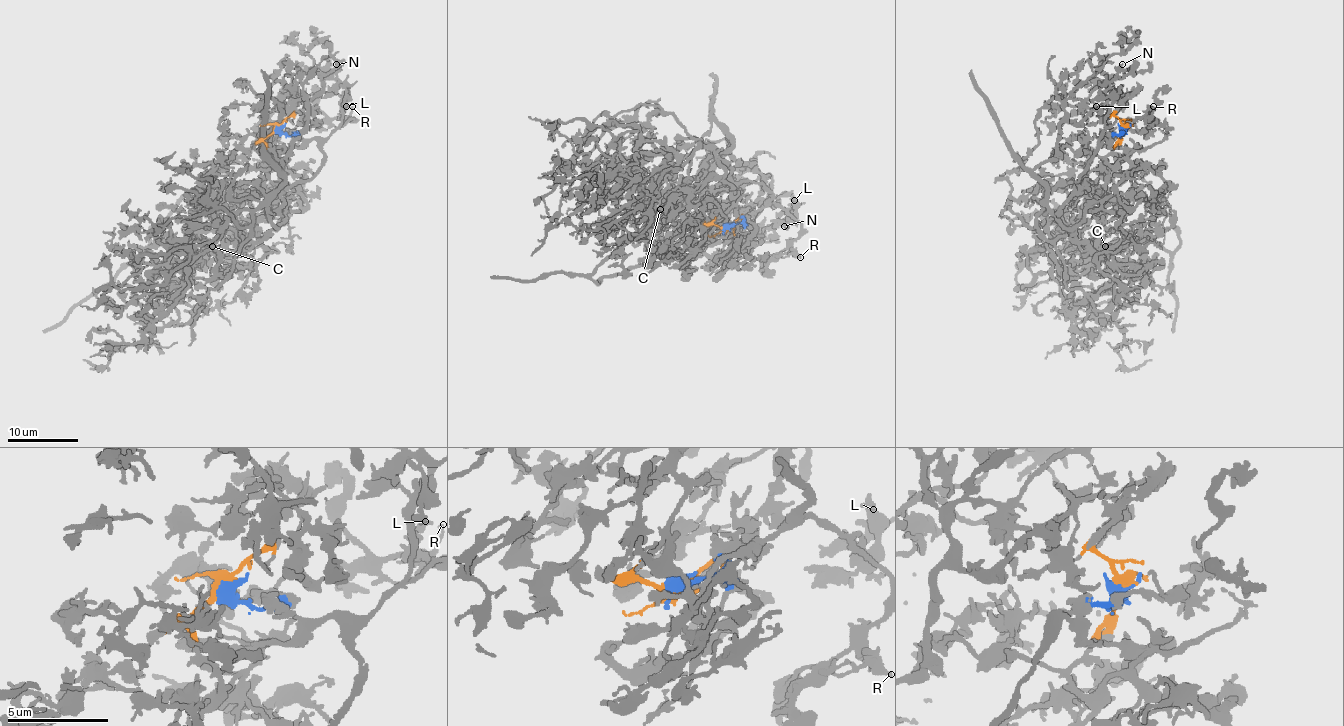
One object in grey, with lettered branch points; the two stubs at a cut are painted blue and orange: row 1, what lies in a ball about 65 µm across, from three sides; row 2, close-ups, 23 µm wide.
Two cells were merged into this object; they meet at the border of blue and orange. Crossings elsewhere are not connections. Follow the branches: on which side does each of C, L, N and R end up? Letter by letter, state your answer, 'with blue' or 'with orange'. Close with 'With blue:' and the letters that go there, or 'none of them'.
C: with orange
L: with blue
N: with blue
R: with blue
With blue: L, N, R

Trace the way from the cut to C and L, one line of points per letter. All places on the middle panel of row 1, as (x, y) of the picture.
C: (724, 227), (712, 221), (723, 211), (702, 209), (651, 258), (596, 283), (593, 270), (659, 209)
L: (724, 227), (740, 223), (752, 213), (775, 204), (789, 209), (791, 216), (795, 213), (795, 200)

